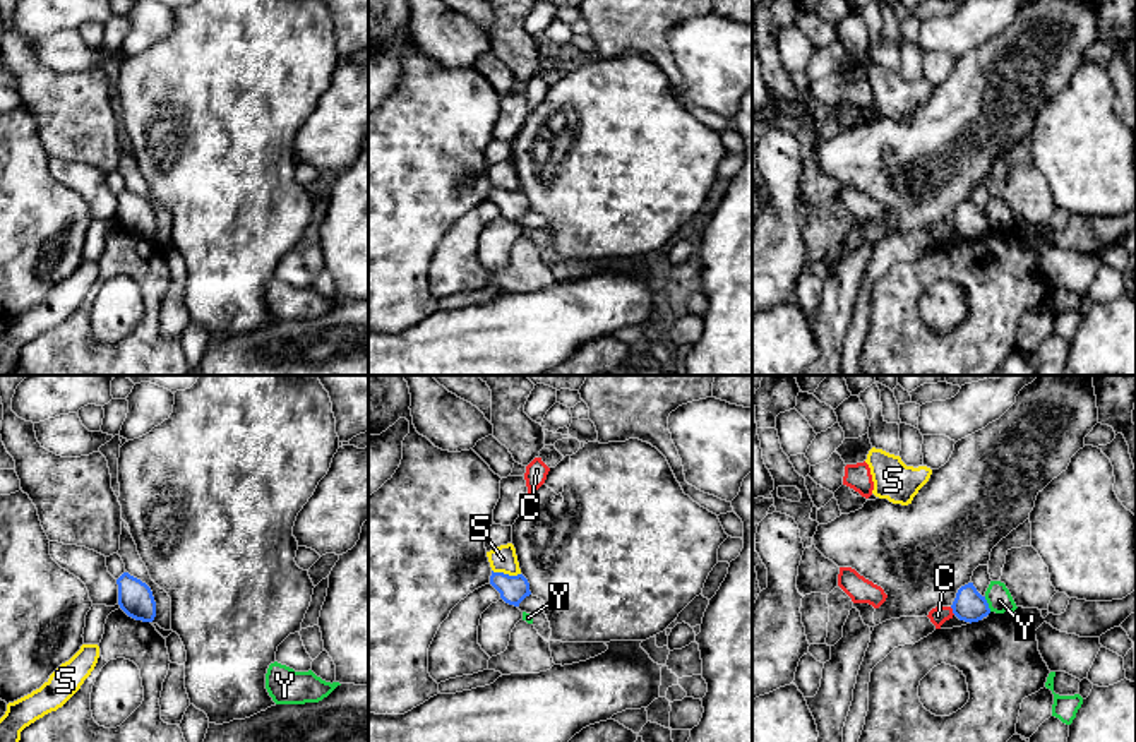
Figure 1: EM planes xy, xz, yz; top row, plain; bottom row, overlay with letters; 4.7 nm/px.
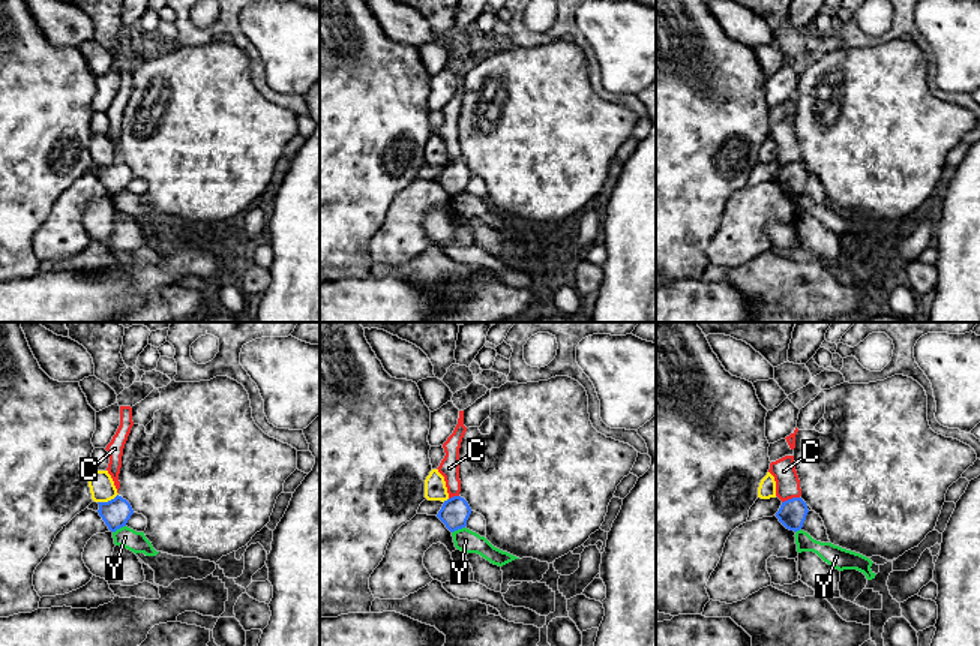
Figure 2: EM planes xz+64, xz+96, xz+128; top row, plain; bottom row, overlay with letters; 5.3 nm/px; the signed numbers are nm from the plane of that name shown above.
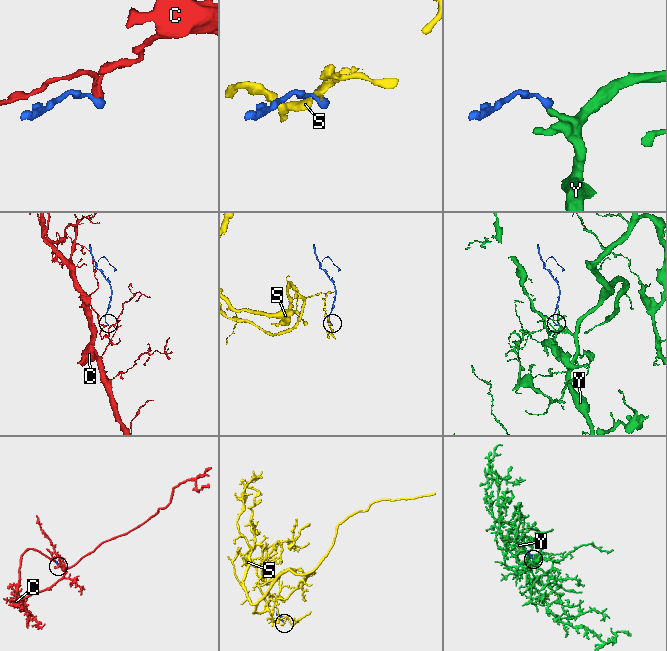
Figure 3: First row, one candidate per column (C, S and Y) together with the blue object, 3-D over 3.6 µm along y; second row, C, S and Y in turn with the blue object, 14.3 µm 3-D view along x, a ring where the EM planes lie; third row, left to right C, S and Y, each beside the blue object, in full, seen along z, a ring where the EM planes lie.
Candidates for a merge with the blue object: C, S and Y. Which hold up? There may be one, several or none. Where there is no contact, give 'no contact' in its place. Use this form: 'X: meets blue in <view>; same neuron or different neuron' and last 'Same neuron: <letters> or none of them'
C: meets blue in yz; different neuron
S: meets blue in xz; different neuron
Y: meets blue in yz; different neuron
Same neuron: none of them

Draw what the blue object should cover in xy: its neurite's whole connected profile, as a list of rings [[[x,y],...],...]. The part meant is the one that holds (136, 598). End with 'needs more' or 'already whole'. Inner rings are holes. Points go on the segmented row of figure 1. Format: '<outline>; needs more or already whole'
[[[123,572],[118,579],[118,605],[132,619],[152,622],[156,617],[156,601],[151,588],[141,579]]]; already whole

